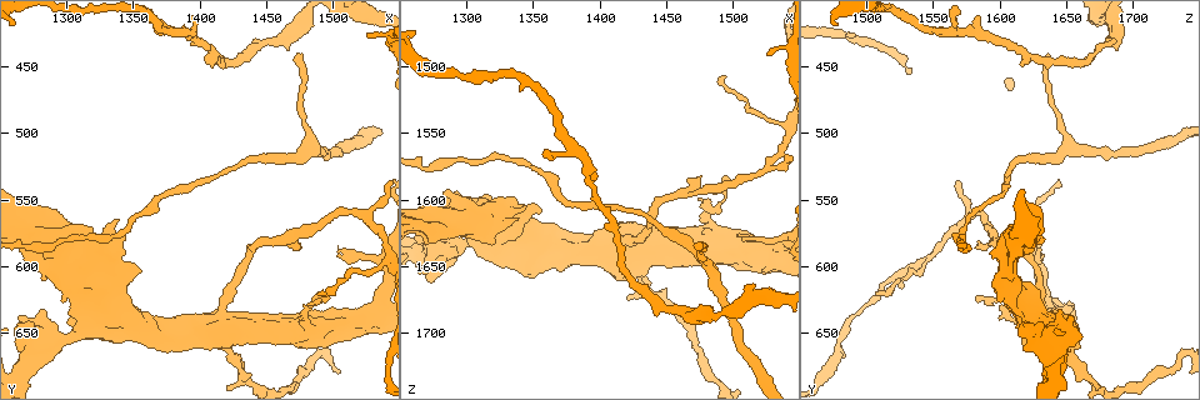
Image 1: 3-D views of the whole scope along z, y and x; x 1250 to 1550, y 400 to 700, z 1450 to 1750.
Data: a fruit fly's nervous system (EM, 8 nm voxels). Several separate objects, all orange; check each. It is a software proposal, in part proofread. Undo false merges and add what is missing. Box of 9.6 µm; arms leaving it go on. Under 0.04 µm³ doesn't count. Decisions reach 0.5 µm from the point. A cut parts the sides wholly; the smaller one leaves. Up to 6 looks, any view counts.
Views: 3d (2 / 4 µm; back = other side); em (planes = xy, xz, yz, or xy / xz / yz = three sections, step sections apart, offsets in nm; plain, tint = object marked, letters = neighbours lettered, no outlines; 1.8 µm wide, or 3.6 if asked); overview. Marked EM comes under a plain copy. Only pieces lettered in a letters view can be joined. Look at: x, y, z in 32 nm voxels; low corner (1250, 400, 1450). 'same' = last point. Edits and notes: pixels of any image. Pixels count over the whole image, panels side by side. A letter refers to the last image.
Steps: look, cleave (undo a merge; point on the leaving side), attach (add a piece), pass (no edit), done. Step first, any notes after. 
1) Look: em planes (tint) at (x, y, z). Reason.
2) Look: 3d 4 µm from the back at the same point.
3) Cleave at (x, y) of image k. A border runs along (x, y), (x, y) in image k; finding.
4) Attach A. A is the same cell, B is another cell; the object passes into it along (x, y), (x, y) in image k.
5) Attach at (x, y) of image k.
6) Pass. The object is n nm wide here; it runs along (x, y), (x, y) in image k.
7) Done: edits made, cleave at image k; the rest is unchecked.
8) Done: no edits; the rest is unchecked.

Look: em 3.6 µm yz step 8 (letters) at (1332, 628, 1618). Calibre changes.

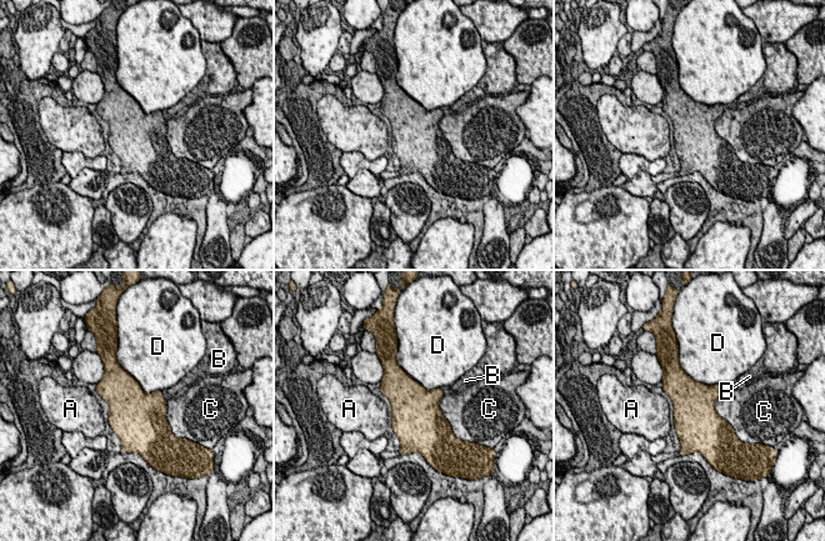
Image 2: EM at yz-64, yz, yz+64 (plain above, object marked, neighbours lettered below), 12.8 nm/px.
Look: em 3.6 µm planes (letters) at the same point. Cut it another way.

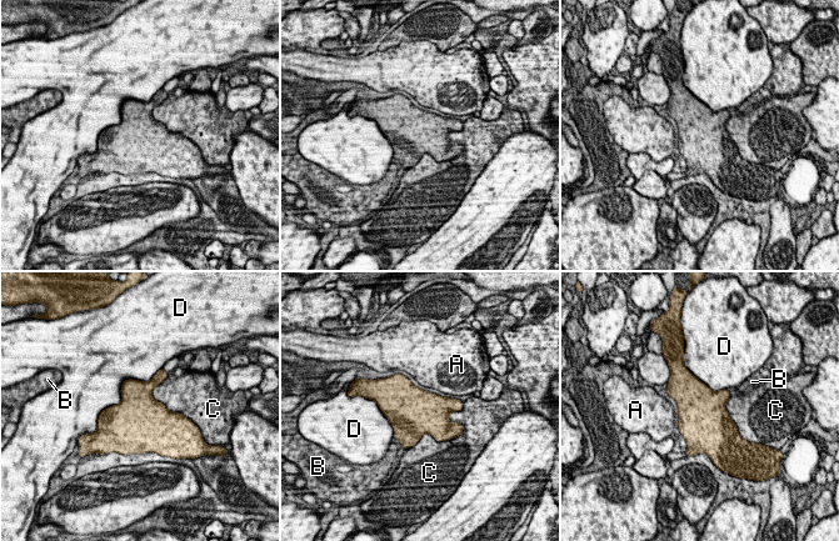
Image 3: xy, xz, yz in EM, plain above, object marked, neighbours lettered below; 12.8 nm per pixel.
Pass. The longest contact is with D, 1000 nm; A, B, C and D are other cells; a border runs along (158, 371), (126, 379), (98, 419) in image 3; continuous, no second neuron.

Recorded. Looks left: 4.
Look: 3d 2 µm at (1284, 634, 1646). Branch stops here.

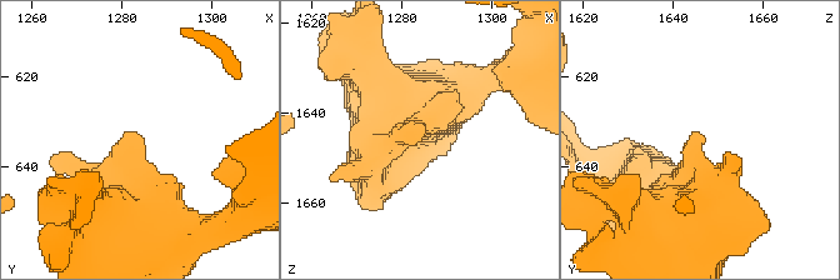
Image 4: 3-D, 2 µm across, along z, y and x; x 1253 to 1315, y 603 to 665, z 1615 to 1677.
Look: em xy step 4 (tint) at (1284, 634, 1646).

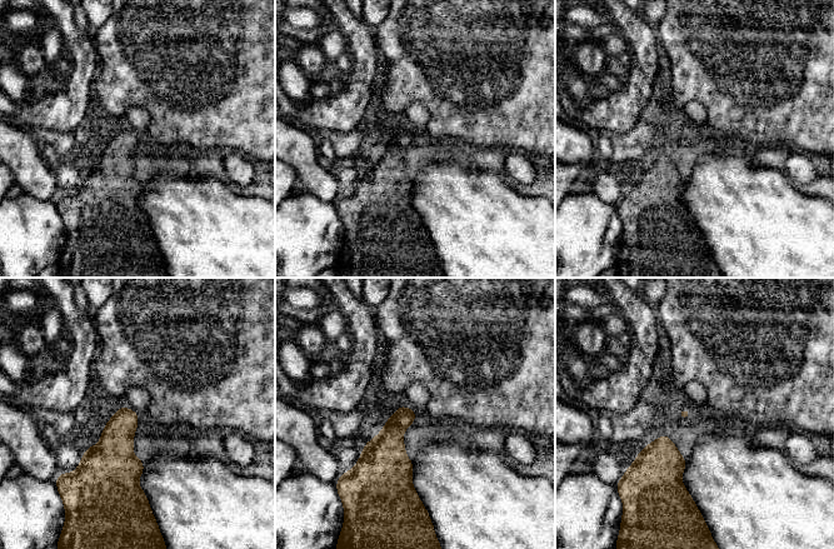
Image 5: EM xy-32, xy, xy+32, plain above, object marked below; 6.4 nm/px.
Look: em planes (letters) at the same point.

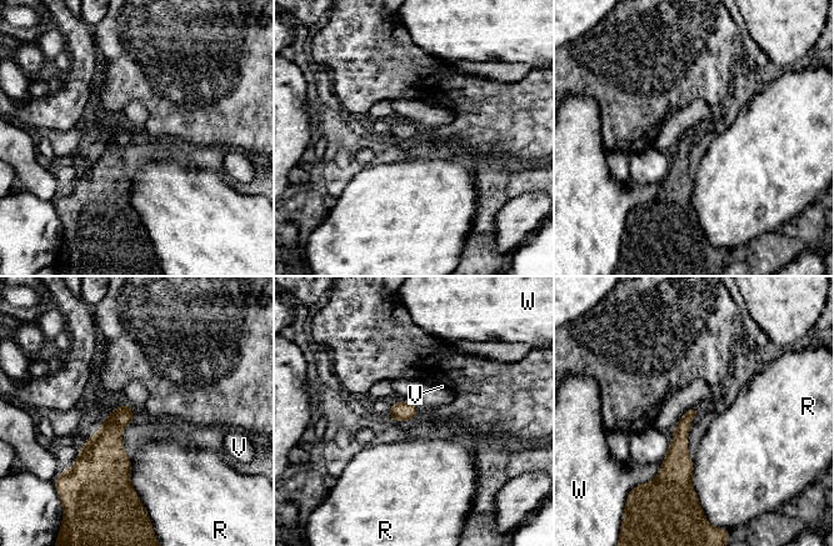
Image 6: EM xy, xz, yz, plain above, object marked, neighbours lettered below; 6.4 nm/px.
Pass. R, V and W are other cells; a border runs along (692, 457), (692, 485), (700, 502) in image 6; none of them fits.

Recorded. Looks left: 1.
Done: no edits; the rest is unchecked.

